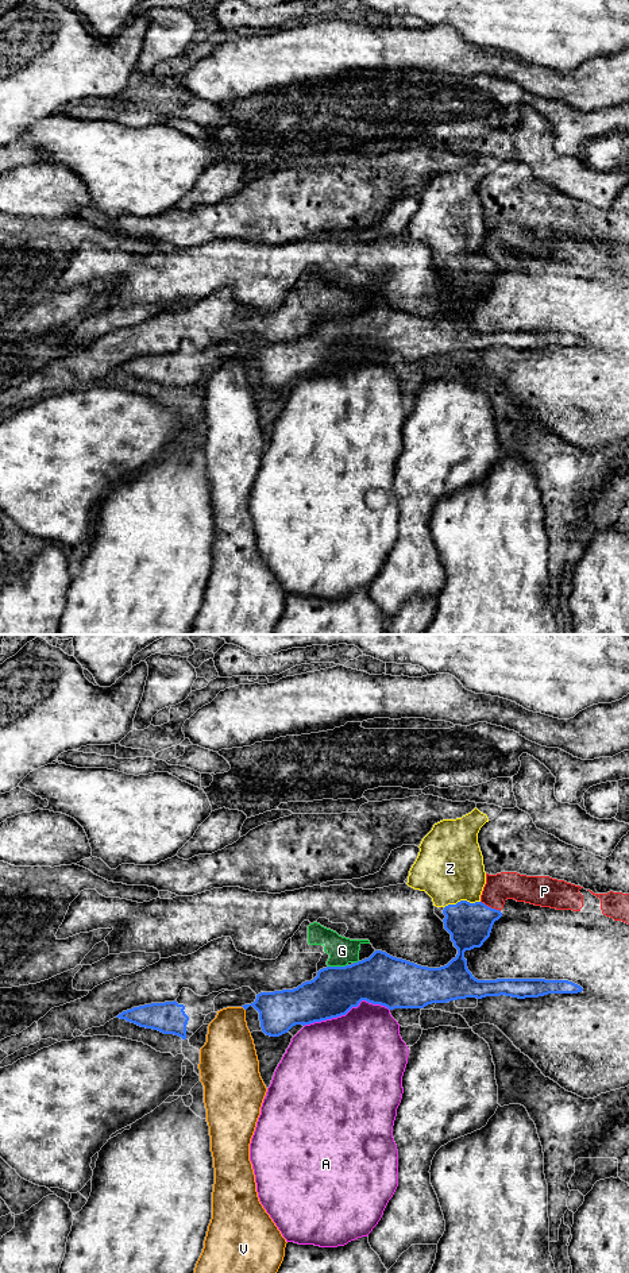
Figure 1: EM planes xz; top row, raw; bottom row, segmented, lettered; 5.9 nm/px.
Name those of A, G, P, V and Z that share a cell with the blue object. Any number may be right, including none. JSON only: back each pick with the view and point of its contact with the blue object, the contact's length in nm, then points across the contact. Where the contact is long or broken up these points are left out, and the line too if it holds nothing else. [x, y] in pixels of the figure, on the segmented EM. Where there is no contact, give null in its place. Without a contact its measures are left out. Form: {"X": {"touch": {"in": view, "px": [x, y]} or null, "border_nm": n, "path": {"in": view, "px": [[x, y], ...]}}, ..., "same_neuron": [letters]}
{"Z": {"touch": {"in": "xz", "px": [462, 901]}, "border_nm": 220, "path": {"in": "xz", "px": [[470, 925], [462, 907], [462, 901], [450, 868]]}}, "same_neuron": ["Z"]}

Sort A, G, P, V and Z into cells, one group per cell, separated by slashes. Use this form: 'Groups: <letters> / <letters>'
Groups: A / G P / V / Z

